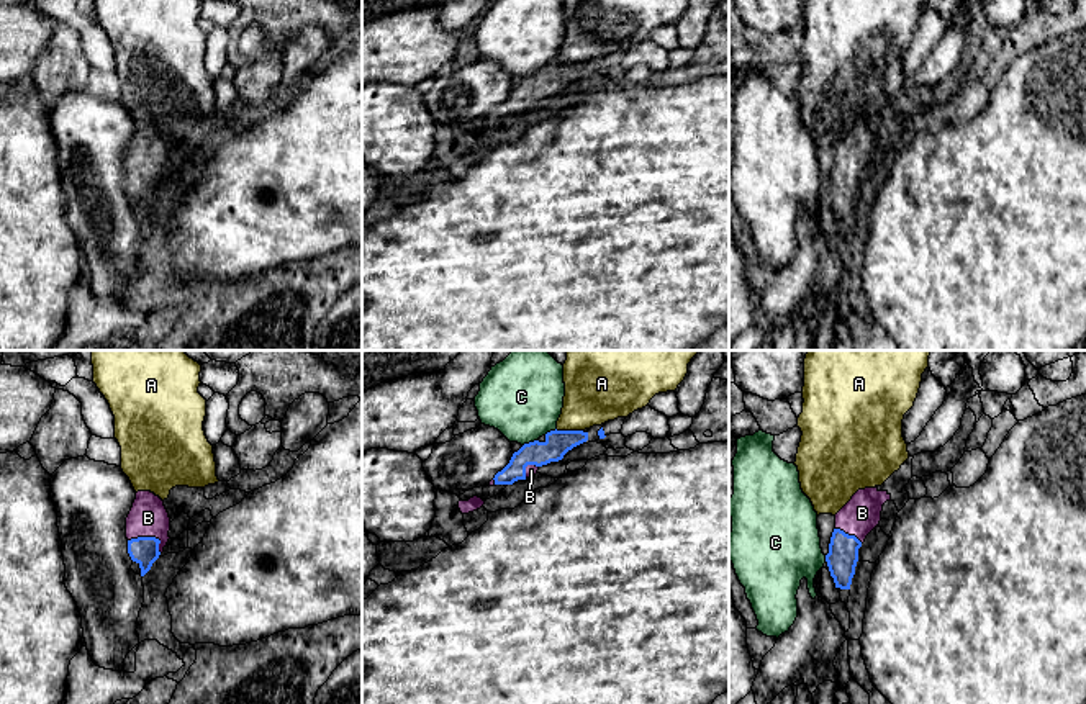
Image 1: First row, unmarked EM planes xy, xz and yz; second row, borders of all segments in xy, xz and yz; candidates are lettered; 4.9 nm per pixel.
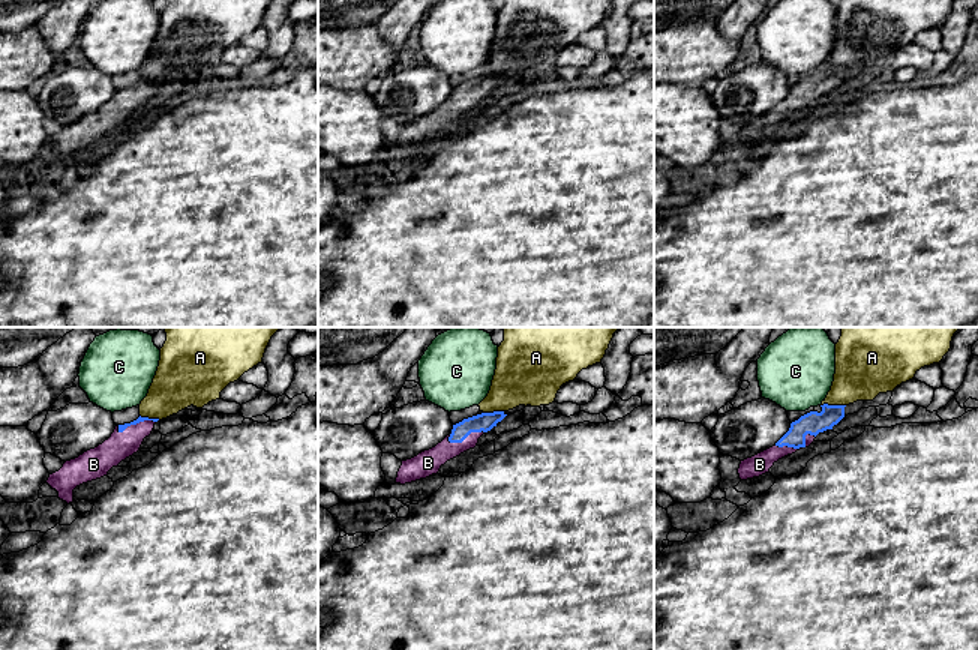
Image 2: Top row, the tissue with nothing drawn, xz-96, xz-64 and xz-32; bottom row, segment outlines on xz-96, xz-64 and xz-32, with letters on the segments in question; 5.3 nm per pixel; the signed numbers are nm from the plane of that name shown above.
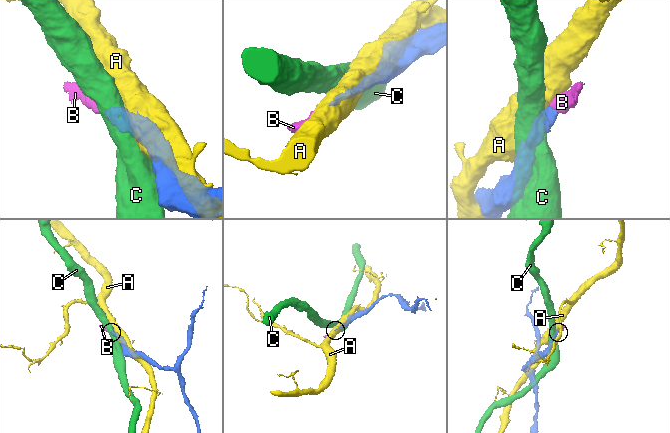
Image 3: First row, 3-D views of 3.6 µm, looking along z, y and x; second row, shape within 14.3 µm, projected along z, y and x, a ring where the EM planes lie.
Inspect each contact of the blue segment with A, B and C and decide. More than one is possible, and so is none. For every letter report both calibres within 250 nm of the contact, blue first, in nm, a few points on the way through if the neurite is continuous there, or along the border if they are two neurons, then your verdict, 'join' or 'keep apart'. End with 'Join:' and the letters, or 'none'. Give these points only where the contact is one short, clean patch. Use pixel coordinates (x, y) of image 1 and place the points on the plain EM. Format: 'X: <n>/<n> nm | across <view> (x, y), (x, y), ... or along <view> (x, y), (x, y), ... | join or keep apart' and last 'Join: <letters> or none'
A: 130/280 nm | keep apart
B: 140/190 nm | across xy (144, 184), (149, 171), (148, 151) | join
C: 130/360 nm | keep apart
Join: B

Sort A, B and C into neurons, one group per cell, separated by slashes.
A / B / C

